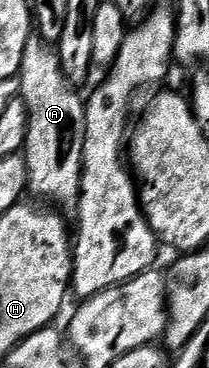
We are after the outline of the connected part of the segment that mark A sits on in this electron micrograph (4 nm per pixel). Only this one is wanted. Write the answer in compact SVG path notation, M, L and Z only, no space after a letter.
M38 34L25 42L25 54L17 77L19 96L29 110L27 131L27 187L30 195L44 196L64 213L74 213L79 206L79 191L83 177L83 151L85 150L84 97L75 93L76 85L65 78L56 45Z

